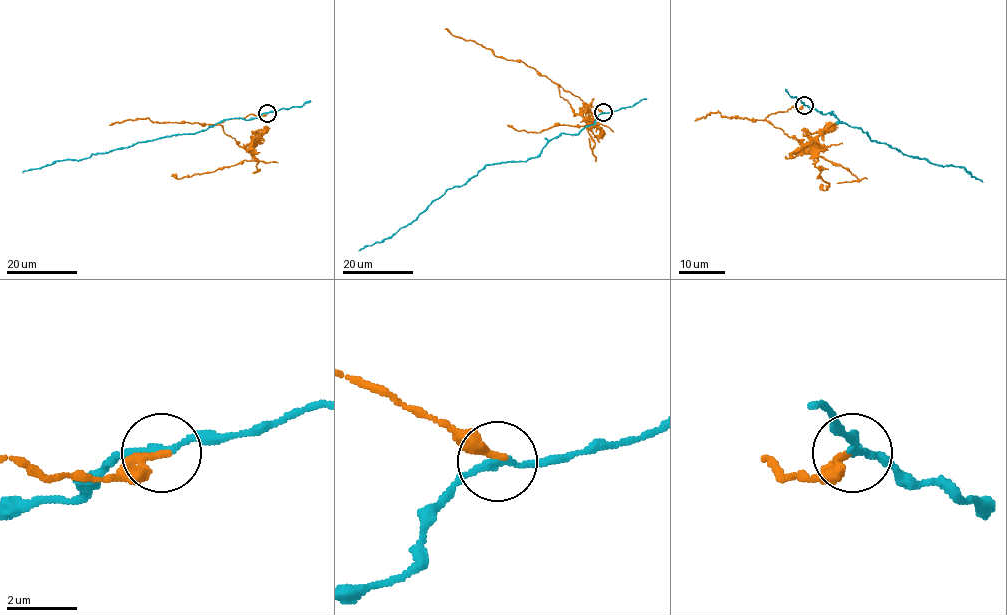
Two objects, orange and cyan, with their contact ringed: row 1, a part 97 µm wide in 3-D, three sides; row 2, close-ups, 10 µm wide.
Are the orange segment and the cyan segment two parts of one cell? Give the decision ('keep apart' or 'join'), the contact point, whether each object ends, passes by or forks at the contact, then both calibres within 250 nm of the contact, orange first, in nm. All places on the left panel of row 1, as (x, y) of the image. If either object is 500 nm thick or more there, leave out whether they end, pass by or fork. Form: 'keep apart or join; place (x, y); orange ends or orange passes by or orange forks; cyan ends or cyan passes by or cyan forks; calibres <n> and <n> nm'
keep apart; place (267, 113); orange ends; cyan passes by; calibres 240 and 190 nm

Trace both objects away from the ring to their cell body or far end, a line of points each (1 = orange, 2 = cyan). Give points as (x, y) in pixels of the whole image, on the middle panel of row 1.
1: (603, 112), (555, 83), (575, 114), (597, 123), (554, 125), (538, 133), (507, 125)
2: (603, 112), (577, 134), (560, 133), (536, 157), (485, 165), (393, 235), (358, 250)

